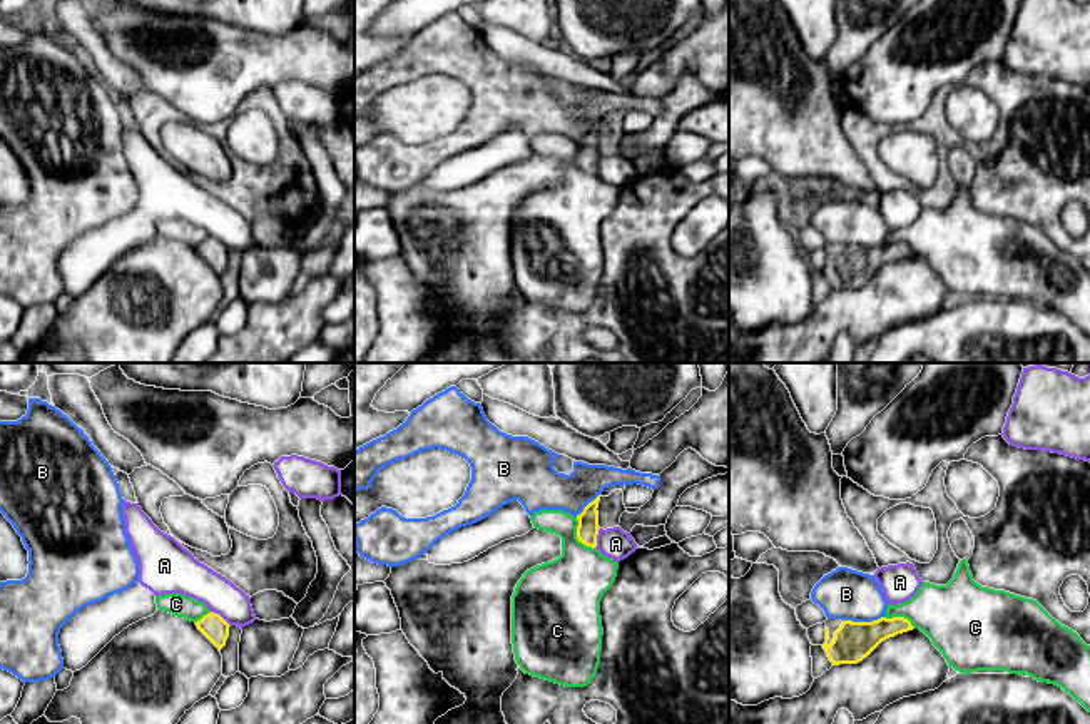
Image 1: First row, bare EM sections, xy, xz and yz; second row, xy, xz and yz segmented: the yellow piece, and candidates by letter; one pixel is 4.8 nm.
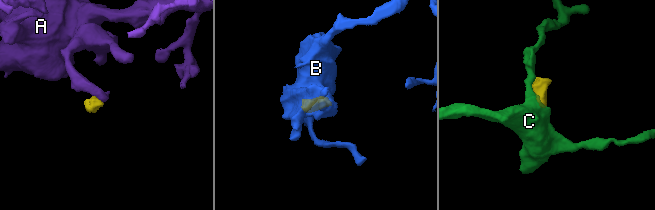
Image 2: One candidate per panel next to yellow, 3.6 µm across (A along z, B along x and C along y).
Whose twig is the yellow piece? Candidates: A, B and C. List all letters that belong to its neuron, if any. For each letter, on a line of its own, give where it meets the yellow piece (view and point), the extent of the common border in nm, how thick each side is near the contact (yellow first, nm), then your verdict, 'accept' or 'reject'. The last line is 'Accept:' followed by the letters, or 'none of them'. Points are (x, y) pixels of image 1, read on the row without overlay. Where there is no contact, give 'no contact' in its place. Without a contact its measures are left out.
A: xy (219, 241) | 130 nm | 120/180 nm | reject
B: yz (863, 248) | 200 nm | 190/240 nm | reject
C: xz (577, 161) | 180 nm | 110/300 nm | reject
Accept: none of them

